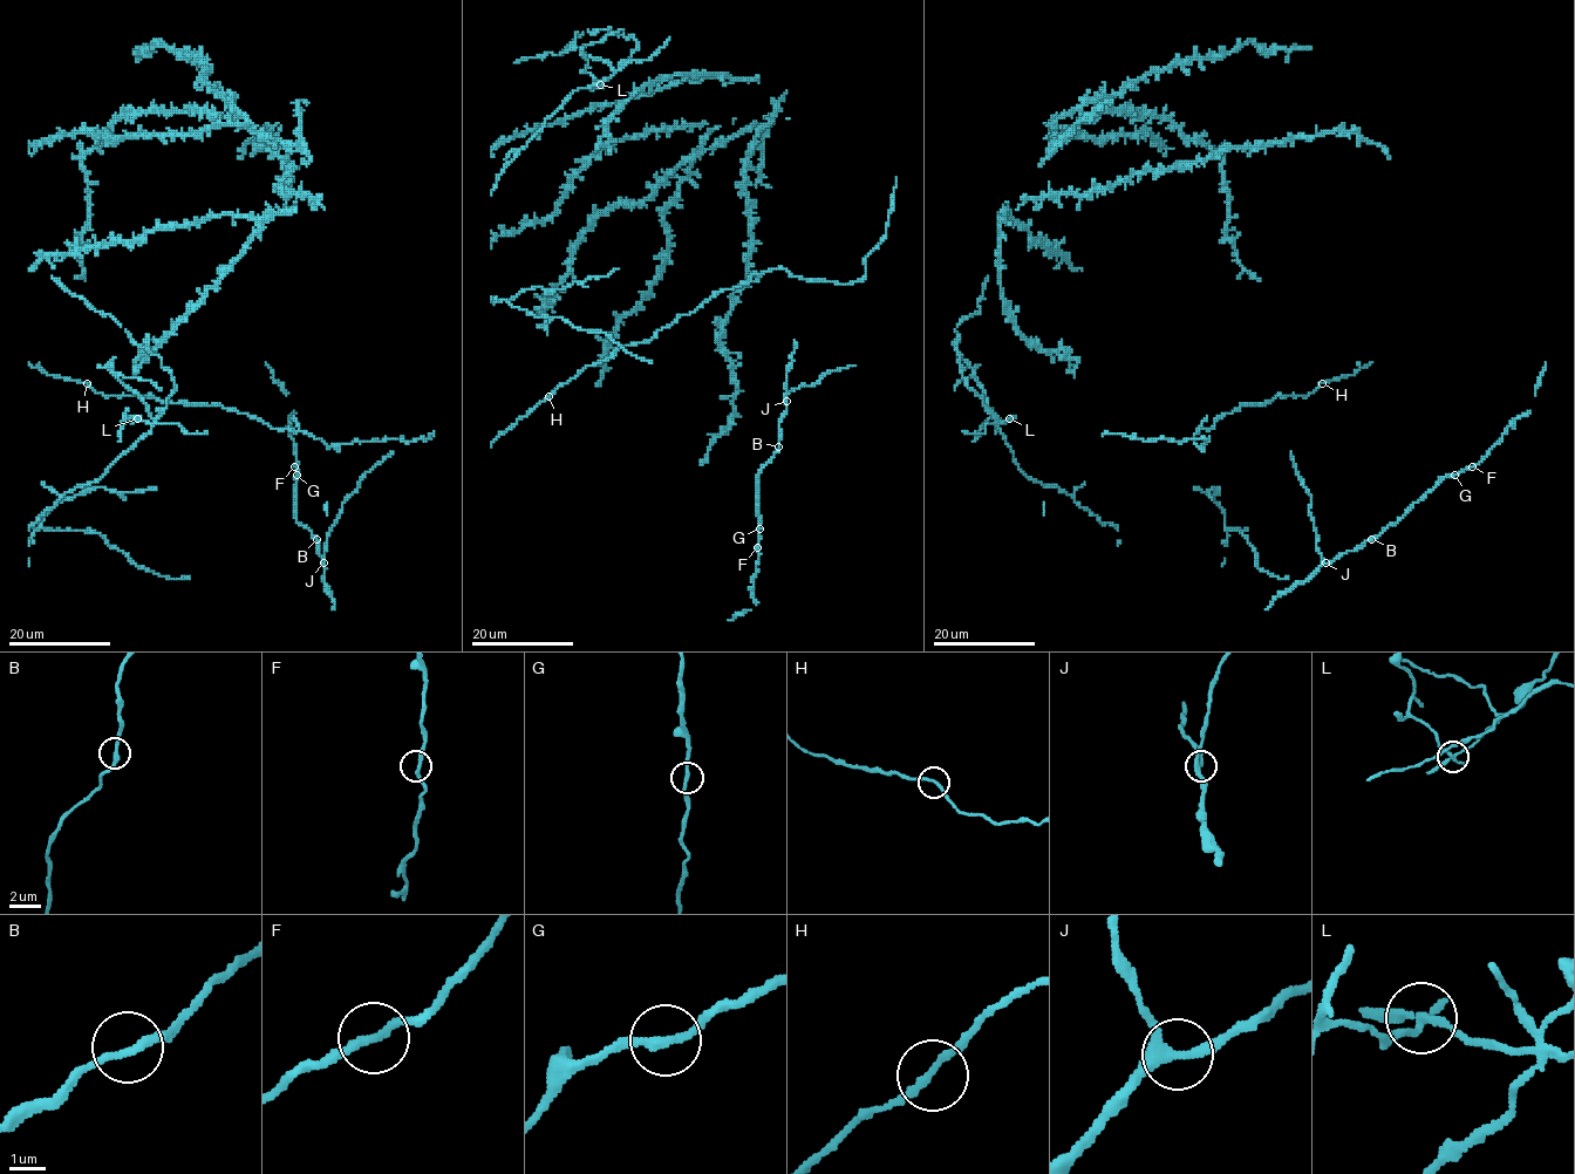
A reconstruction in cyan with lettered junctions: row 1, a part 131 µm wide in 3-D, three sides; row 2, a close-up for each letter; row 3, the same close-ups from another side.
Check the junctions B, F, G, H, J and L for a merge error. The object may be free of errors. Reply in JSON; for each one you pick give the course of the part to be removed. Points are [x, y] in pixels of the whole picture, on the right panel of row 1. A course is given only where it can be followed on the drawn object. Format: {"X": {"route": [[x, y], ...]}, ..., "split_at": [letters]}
{"split_at": ["L"]}

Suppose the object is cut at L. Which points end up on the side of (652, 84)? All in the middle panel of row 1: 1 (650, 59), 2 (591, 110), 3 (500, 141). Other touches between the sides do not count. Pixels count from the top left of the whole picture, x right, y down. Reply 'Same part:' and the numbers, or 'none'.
Same part: 2, 3

